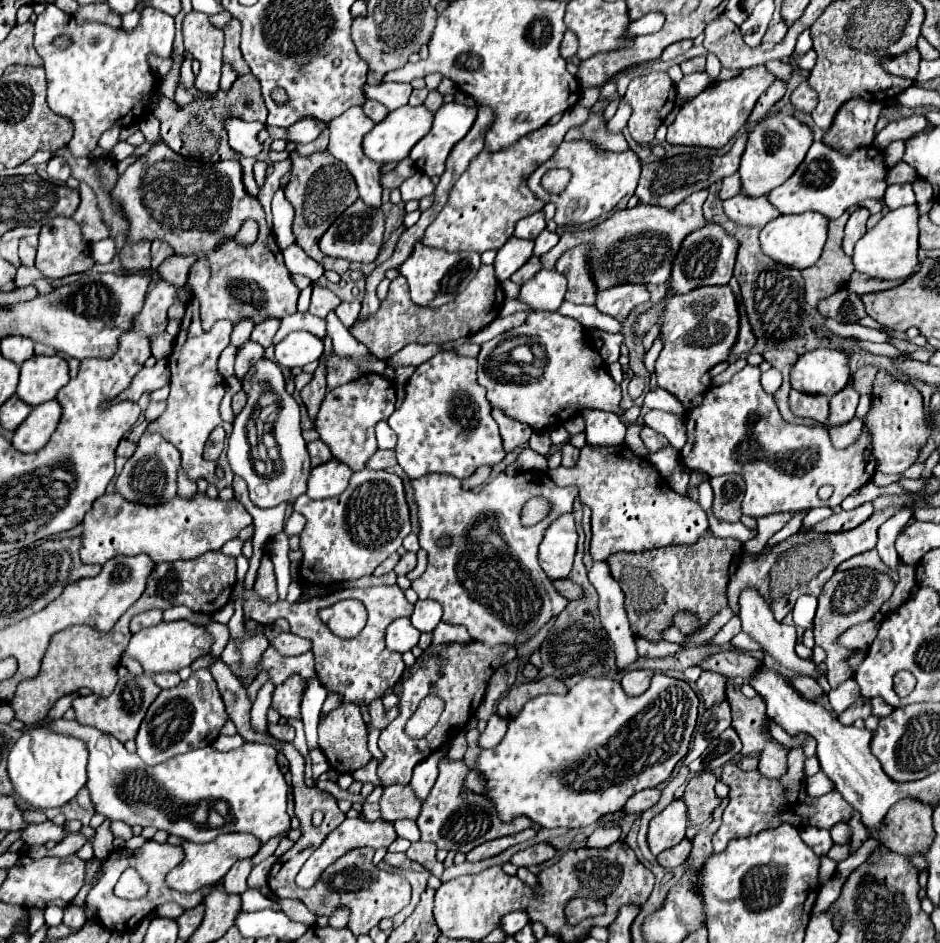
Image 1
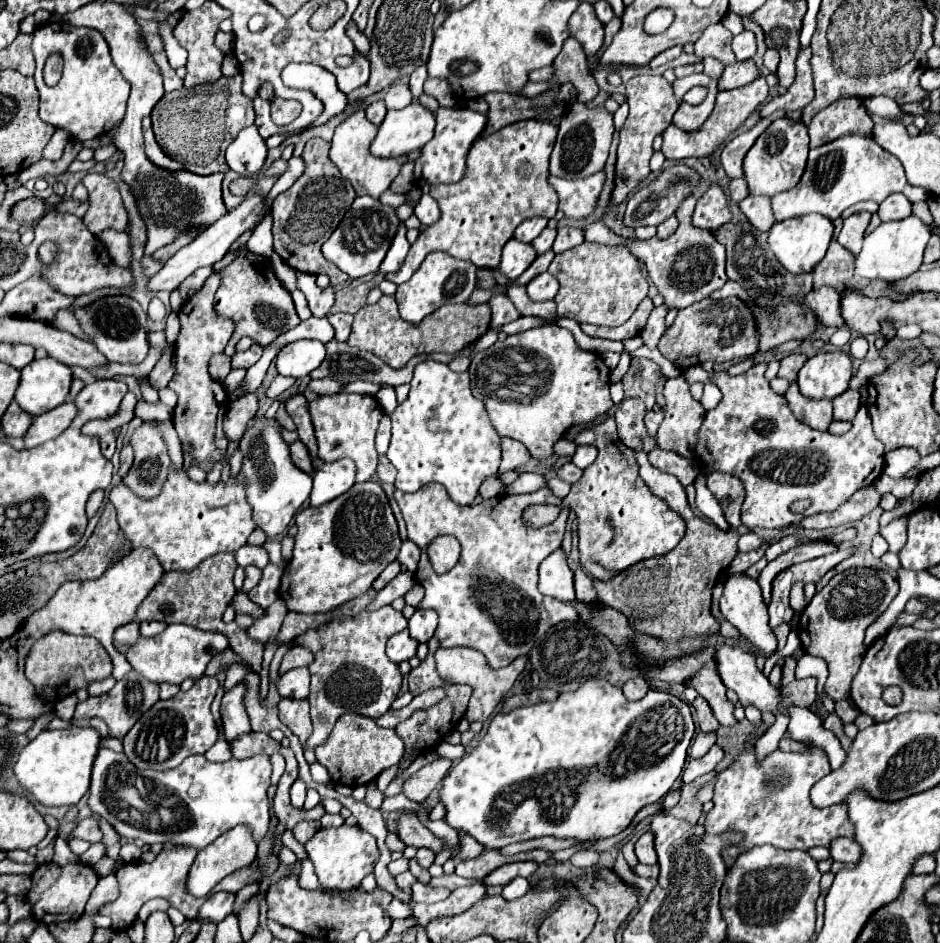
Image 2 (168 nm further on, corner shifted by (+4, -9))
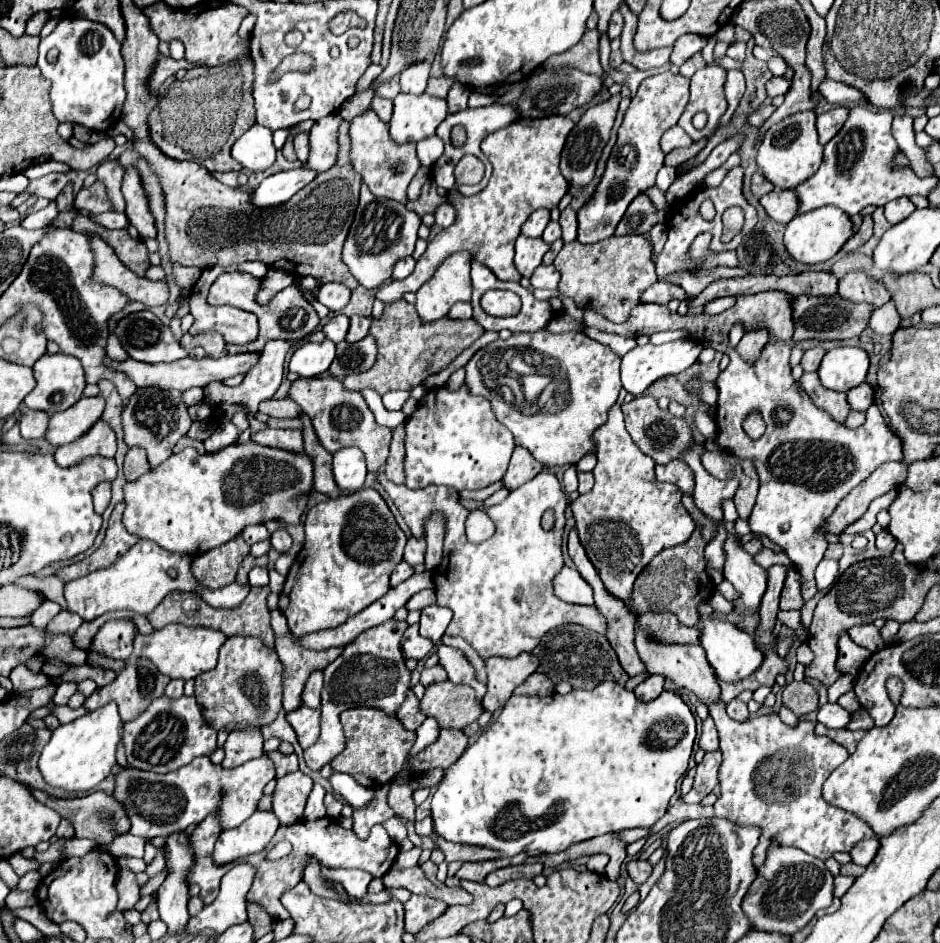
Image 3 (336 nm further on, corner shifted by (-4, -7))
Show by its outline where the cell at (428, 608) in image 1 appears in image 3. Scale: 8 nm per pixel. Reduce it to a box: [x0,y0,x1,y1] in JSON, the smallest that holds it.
[420,605,452,643]

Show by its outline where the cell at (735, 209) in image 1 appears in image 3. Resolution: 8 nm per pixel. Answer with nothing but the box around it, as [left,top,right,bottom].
[760,189,800,225]

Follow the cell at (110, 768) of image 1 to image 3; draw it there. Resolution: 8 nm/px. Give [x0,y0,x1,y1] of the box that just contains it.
[114,755,276,839]

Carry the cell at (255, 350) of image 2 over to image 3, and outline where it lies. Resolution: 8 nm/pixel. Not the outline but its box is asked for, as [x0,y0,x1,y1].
[106,353,260,391]

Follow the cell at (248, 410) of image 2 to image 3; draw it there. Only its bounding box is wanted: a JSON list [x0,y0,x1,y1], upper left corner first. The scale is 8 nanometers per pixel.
[260,397,302,419]

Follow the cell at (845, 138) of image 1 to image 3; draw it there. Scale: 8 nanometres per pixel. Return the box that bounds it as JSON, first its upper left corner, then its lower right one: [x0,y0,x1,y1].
[816,107,848,145]

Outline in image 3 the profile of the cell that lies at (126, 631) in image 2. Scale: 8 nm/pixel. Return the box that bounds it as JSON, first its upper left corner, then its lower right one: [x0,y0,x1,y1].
[88,621,136,661]

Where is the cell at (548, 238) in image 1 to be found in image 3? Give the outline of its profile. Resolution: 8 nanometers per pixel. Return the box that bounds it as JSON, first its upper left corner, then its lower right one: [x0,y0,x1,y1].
[542,221,562,243]

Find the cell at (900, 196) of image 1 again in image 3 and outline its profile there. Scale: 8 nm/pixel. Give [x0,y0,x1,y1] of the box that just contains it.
[884,197,916,225]

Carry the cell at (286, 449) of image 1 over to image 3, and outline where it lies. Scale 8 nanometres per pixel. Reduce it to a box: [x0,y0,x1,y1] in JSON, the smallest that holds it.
[270,531,292,553]

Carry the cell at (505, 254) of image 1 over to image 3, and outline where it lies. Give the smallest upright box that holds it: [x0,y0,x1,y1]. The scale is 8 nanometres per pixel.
[516,235,550,277]

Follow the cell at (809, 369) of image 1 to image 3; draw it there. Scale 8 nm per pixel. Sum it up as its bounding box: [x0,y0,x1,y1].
[818,347,870,391]

